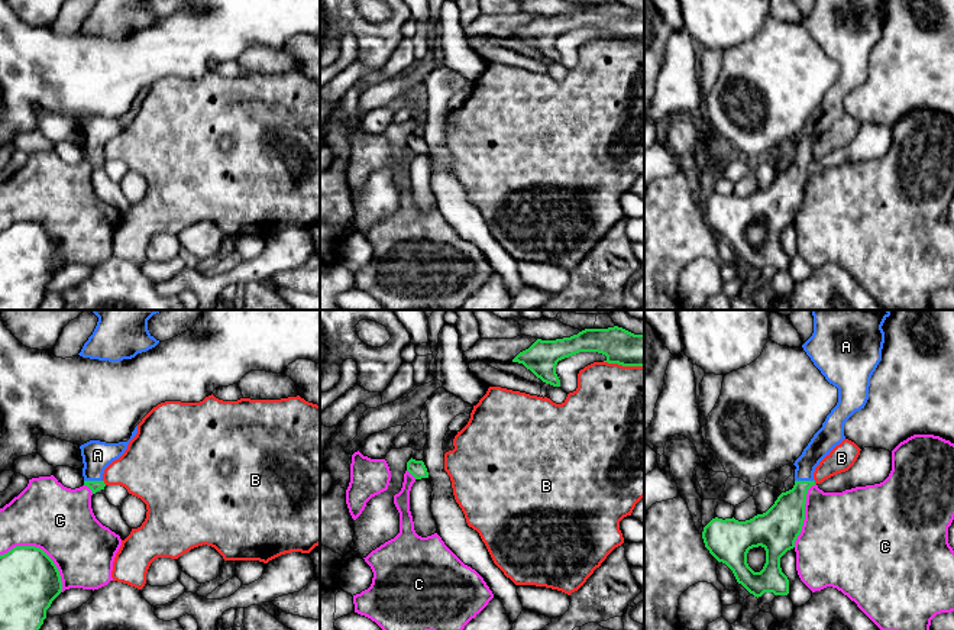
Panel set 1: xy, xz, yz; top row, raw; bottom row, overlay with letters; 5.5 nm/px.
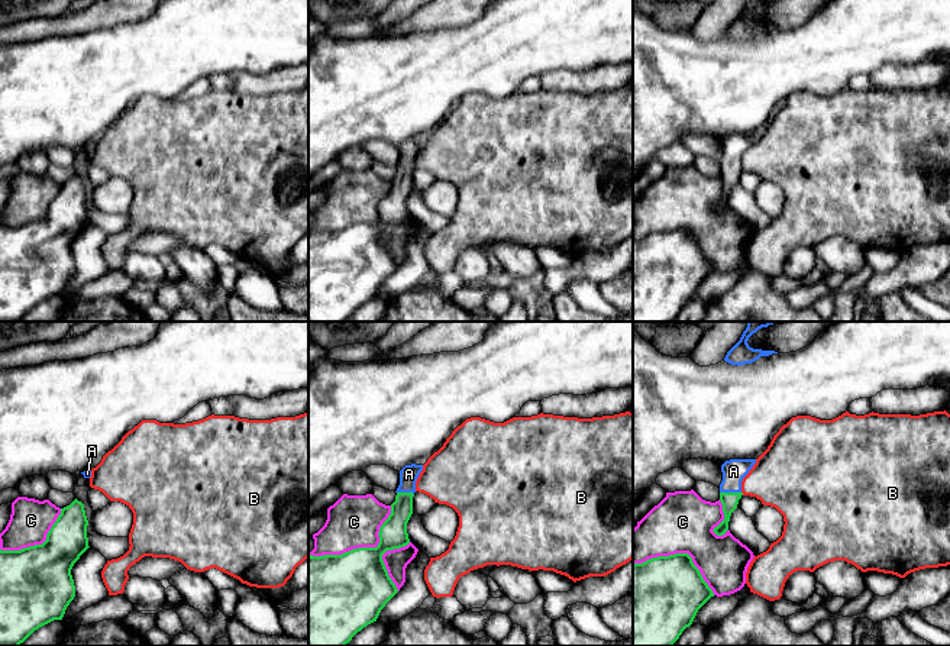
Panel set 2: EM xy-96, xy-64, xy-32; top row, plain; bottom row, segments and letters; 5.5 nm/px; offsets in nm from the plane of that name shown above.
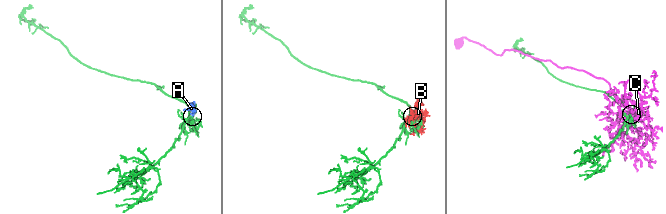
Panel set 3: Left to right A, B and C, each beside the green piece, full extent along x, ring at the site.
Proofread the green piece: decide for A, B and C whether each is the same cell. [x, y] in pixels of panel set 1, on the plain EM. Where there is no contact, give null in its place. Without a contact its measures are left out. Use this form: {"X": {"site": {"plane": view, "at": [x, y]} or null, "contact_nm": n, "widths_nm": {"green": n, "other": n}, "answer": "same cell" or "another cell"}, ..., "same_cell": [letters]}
{"A": {"site": {"plane": "yz", "at": [805, 157]}, "contact_nm": 110, "widths_nm": {"green": 220, "other": 140}, "answer": "same cell"}, "B": {"site": {"plane": "xz", "at": [624, 41]}, "contact_nm": 220, "widths_nm": {"green": 190, "other": 500}, "answer": "another cell"}, "C": {"site": {"plane": "xy", "at": [42, 226]}, "contact_nm": 400, "widths_nm": {"green": 340, "other": 380}, "answer": "another cell"}, "same_cell": ["A"]}

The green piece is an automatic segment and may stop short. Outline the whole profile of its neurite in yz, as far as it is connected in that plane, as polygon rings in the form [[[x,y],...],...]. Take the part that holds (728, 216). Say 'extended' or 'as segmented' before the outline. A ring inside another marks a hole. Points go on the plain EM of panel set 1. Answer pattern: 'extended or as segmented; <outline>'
extended; [[[814,0],[812,12],[802,20],[814,41],[825,55],[838,64],[838,78],[827,91],[822,103],[814,110],[802,130],[795,136],[795,161],[782,168],[774,180],[763,190],[750,196],[738,197],[733,194],[712,194],[702,207],[705,223],[718,236],[725,239],[741,259],[754,272],[764,268],[774,271],[789,269],[789,255],[782,248],[780,233],[795,223],[795,217],[802,207],[805,196],[805,180],[808,165],[815,161],[814,148],[819,138],[840,120],[844,112],[845,97],[864,84],[869,75],[870,54],[882,36],[885,19],[883,0]],[[761,222],[766,226],[766,239],[760,248],[754,248],[747,239],[747,229],[753,223]]]

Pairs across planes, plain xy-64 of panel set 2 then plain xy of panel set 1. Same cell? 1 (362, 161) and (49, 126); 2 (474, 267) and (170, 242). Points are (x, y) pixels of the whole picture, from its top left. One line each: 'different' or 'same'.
1: different
2: same

